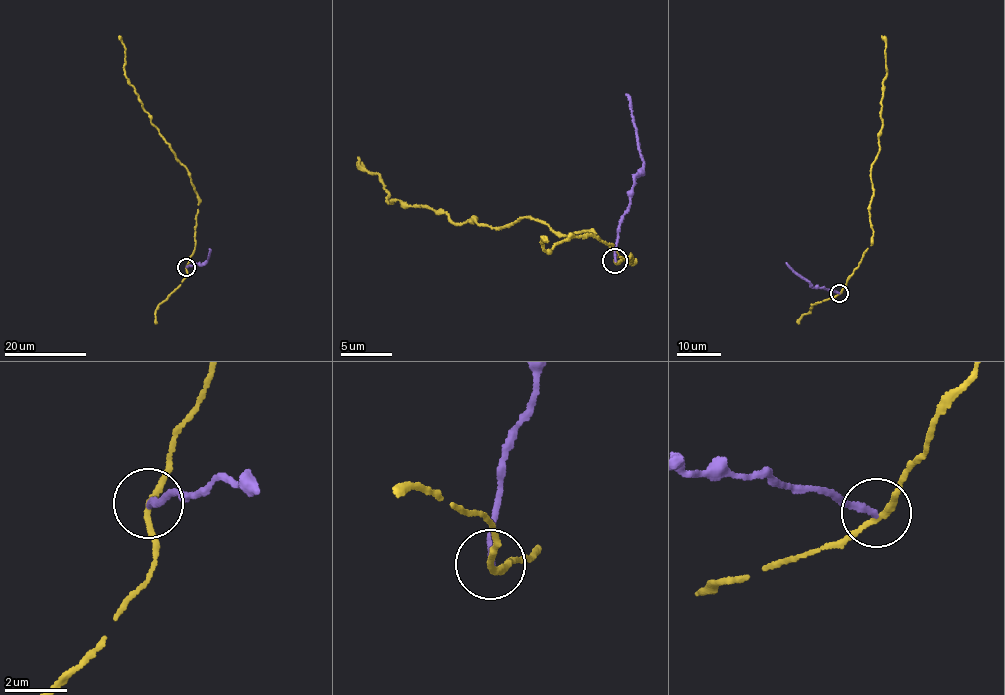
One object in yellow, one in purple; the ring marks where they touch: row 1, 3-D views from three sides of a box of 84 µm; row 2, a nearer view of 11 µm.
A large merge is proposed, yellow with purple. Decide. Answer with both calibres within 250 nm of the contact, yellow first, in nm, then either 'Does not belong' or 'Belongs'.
Thickness 180 nm (yellow) against 200 nm. Does not belong

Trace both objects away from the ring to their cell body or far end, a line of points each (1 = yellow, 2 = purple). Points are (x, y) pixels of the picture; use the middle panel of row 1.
1: (614, 261), (631, 255), (591, 229), (456, 224), (387, 202), (358, 157)
2: (614, 261), (617, 230), (627, 212), (633, 182), (642, 165), (637, 126), (626, 94)

